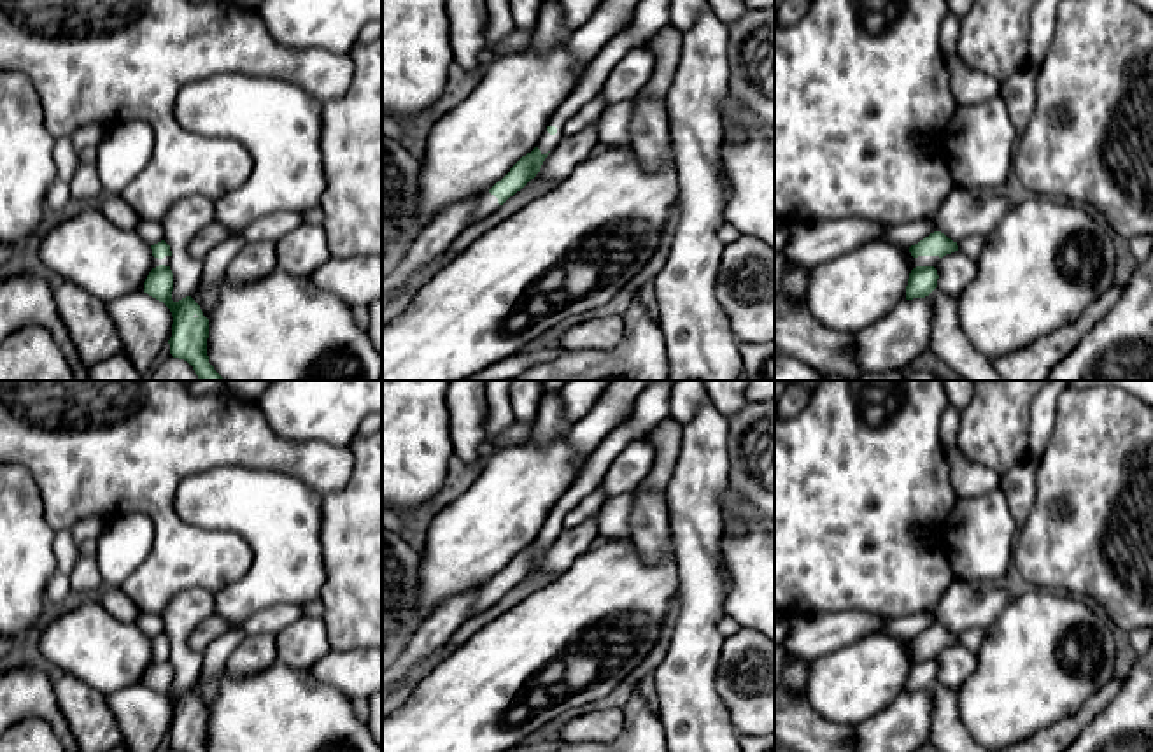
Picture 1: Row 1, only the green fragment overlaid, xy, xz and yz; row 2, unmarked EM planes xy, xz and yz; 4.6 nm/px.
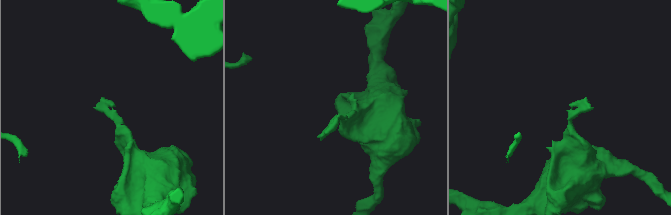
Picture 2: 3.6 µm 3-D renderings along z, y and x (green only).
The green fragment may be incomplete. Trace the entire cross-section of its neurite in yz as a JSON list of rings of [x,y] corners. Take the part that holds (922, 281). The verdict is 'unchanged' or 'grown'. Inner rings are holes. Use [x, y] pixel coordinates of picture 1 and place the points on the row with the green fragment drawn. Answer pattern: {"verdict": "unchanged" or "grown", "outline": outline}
{"verdict": "unchanged", "outline": [[[934,266],[913,268],[906,286],[906,300],[929,296],[937,287],[937,279]]]}

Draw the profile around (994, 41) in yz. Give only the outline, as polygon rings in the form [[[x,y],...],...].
[[[973,0],[957,44],[960,60],[1004,82],[1030,63],[1030,16],[1037,0]]]

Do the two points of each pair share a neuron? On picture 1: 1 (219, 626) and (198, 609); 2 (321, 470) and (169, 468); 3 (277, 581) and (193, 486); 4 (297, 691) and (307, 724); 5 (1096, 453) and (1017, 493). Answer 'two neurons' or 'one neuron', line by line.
1: two neurons
2: one neuron
3: one neuron
4: one neuron
5: two neurons

